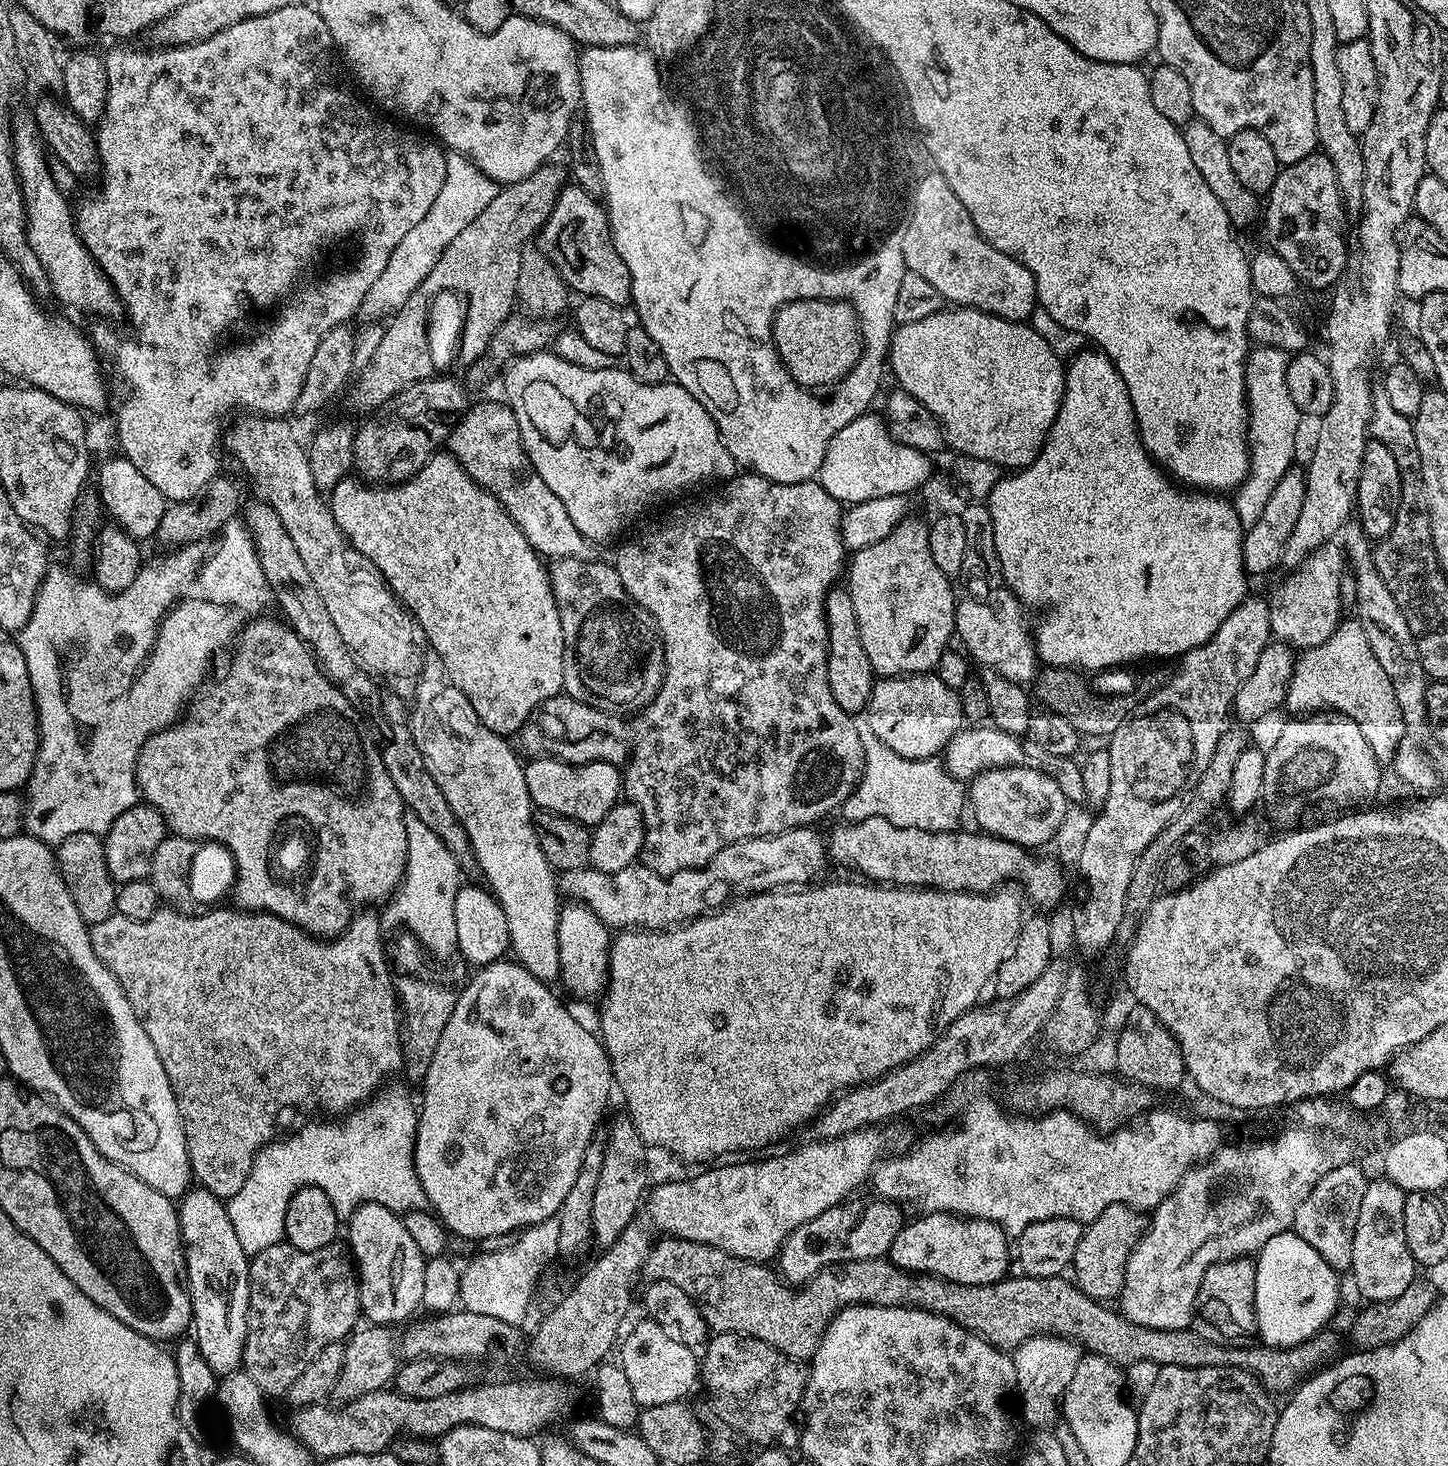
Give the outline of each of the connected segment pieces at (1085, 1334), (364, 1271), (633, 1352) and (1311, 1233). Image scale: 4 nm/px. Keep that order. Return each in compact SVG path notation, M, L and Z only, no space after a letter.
M660 1238L653 1243L648 1251L648 1257L642 1269L645 1281L661 1280L674 1282L682 1290L682 1294L696 1303L702 1318L708 1323L713 1333L739 1332L742 1336L753 1336L756 1340L774 1346L779 1352L784 1352L791 1360L797 1362L811 1361L812 1355L818 1350L822 1334L830 1326L830 1322L843 1308L850 1304L877 1304L891 1308L924 1308L928 1312L937 1312L947 1320L955 1320L963 1328L981 1336L983 1340L1005 1350L1015 1350L1022 1342L1035 1336L1055 1334L1069 1340L1079 1342L1091 1355L1104 1356L1110 1362L1127 1366L1134 1362L1154 1362L1161 1368L1166 1366L1230 1366L1238 1370L1246 1370L1260 1381L1260 1385L1269 1394L1276 1392L1291 1393L1300 1387L1309 1376L1325 1367L1337 1355L1340 1348L1340 1336L1333 1330L1319 1332L1293 1348L1270 1348L1263 1342L1253 1342L1247 1348L1226 1346L1206 1338L1199 1330L1191 1327L1178 1330L1158 1330L1150 1326L1138 1326L1138 1322L1130 1322L1115 1307L1107 1303L1091 1300L1085 1292L1081 1292L1071 1279L1063 1275L1050 1278L1038 1278L1023 1274L1012 1274L1003 1280L992 1284L959 1284L953 1280L943 1280L941 1276L903 1272L896 1264L887 1258L879 1260L846 1260L843 1264L831 1270L819 1272L807 1284L800 1287L789 1286L775 1271L768 1269L769 1265L754 1260L743 1260L734 1254L726 1254L726 1250L718 1250L709 1244L699 1244L689 1240L675 1238Z
M361 1204L347 1217L347 1247L358 1265L360 1310L365 1321L393 1326L421 1307L424 1253L418 1250L403 1219L381 1204Z
M644 1318L641 1324L632 1328L628 1337L623 1337L619 1345L618 1362L630 1378L630 1387L634 1389L634 1398L643 1407L662 1406L666 1402L683 1401L684 1395L698 1384L698 1356L682 1342L674 1342L670 1334L656 1320Z
M1353 1162L1343 1164L1337 1168L1330 1169L1326 1175L1310 1190L1306 1202L1298 1206L1298 1214L1294 1214L1294 1222L1291 1231L1297 1232L1302 1238L1302 1242L1310 1242L1318 1254L1330 1265L1338 1274L1344 1274L1352 1267L1352 1255L1354 1254L1354 1230L1358 1226L1358 1210L1362 1210L1362 1194L1366 1194L1366 1186L1369 1177L1364 1176L1364 1172L1358 1166L1359 1163Z

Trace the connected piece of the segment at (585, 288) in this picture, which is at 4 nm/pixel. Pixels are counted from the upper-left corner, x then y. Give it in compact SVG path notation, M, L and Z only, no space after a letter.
M572 182L565 186L554 202L554 210L546 218L538 233L538 245L550 263L557 268L558 274L573 293L580 296L597 296L611 304L627 305L632 299L632 279L626 262L616 253L612 244L612 231L608 225L608 213L605 205L595 196L591 196L580 185Z

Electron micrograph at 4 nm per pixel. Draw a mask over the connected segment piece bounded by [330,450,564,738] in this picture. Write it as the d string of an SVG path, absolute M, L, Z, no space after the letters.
M437 451L409 480L402 480L399 484L391 486L365 486L359 479L345 478L330 490L330 507L338 526L344 531L349 545L356 548L384 575L383 583L396 593L401 604L415 616L422 626L424 639L434 651L440 655L444 668L448 671L451 687L457 688L466 698L470 698L470 706L474 706L474 714L482 718L482 722L494 734L505 738L519 733L533 712L546 703L550 697L561 695L564 687L562 674L562 654L564 653L564 639L562 638L562 622L558 614L556 599L552 593L552 583L548 577L548 568L540 553L534 551L526 534L510 518L504 505L498 502L494 494L480 487L466 474L466 470L456 461L456 457L447 451Z

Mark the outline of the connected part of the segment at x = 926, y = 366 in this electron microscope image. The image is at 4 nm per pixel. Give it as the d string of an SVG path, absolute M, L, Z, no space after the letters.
M948 306L943 310L930 314L929 317L922 318L921 321L901 324L893 331L892 346L888 349L887 363L890 365L890 372L896 375L896 380L903 391L914 394L930 414L940 423L942 440L945 445L953 448L953 453L970 458L982 458L986 462L999 464L1004 470L1019 470L1027 468L1036 460L1036 454L1040 451L1048 433L1052 430L1052 423L1060 409L1060 403L1064 397L1064 370L1065 365L1061 357L1048 343L1042 334L1038 334L1032 329L1031 323L1018 320L1007 320L1001 316L992 316L988 312L983 312L977 308L966 308L963 306Z

